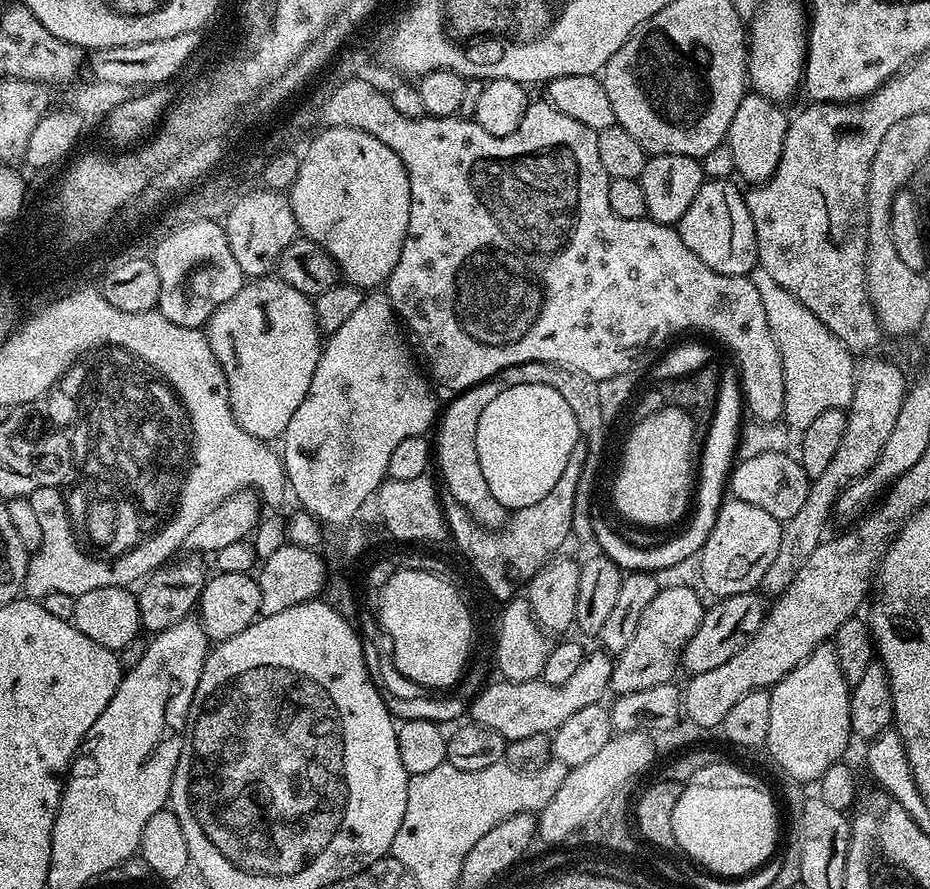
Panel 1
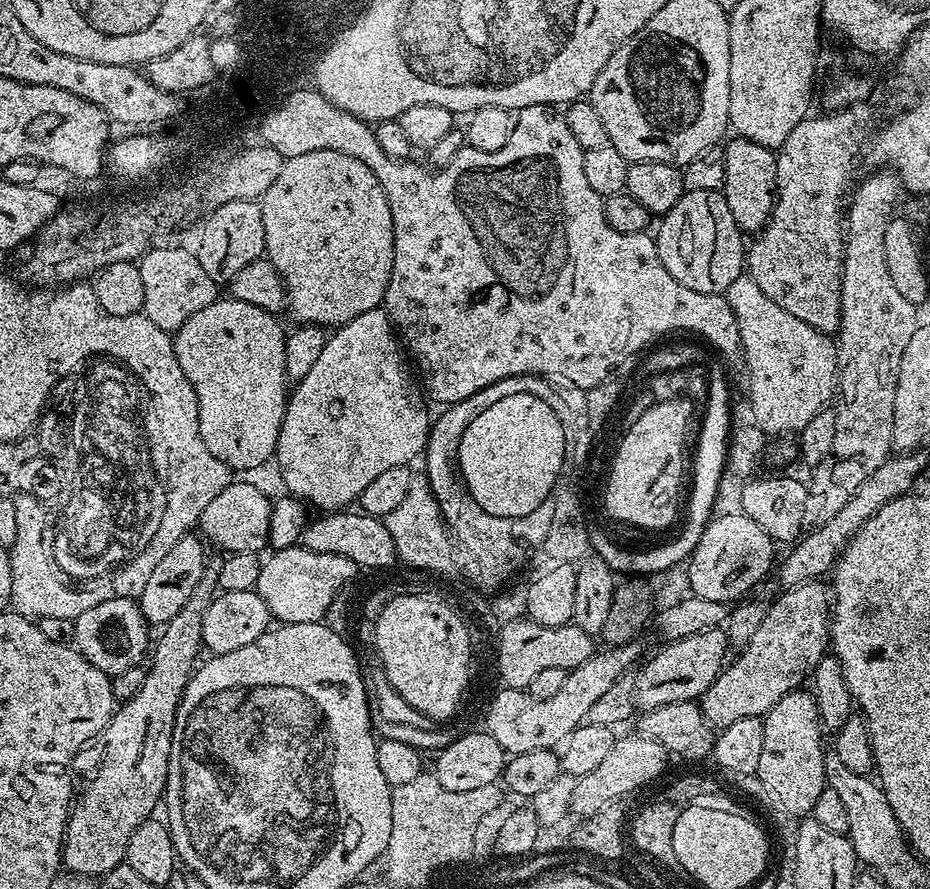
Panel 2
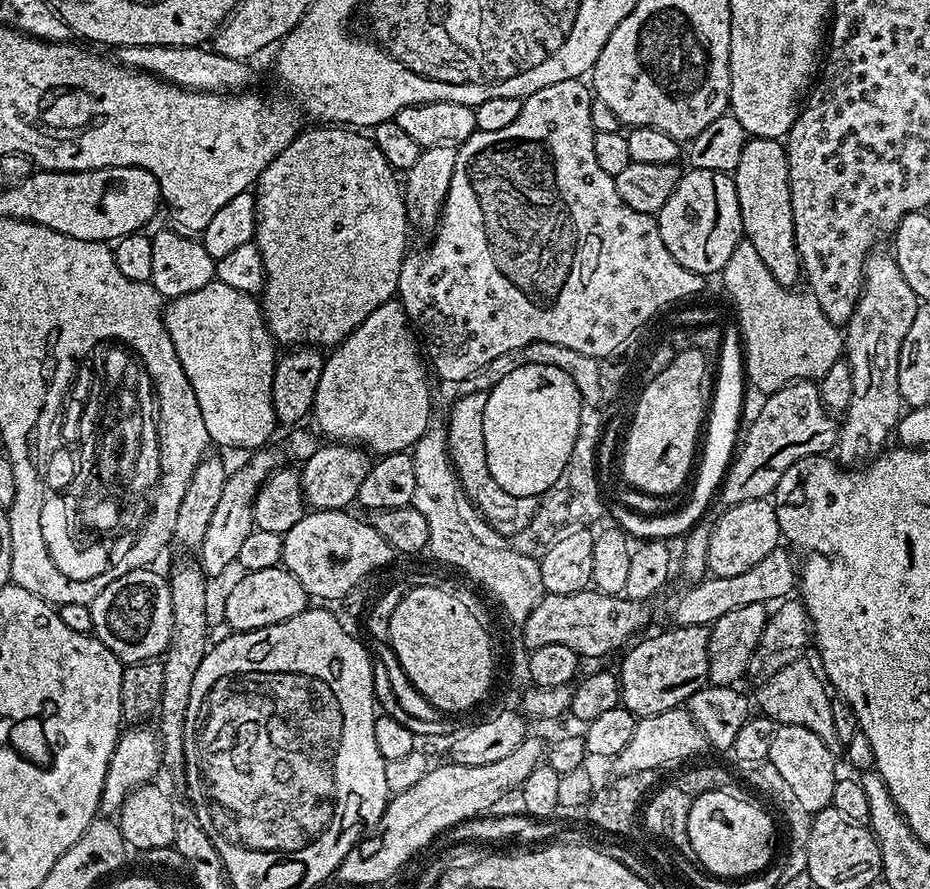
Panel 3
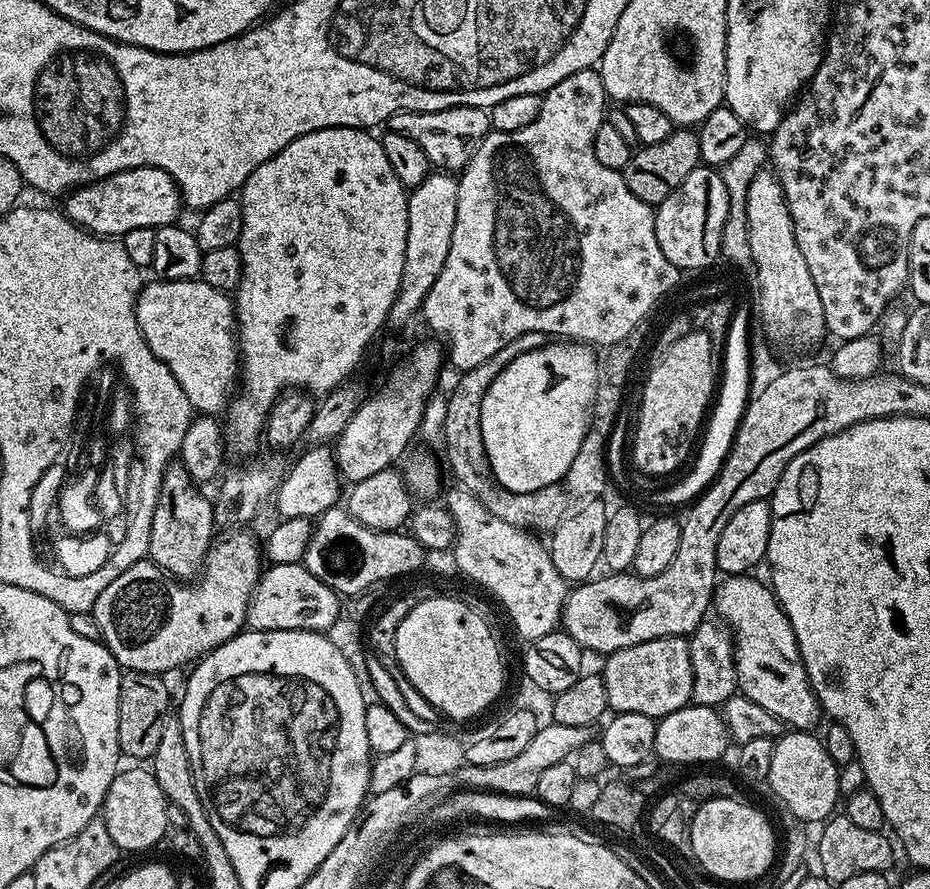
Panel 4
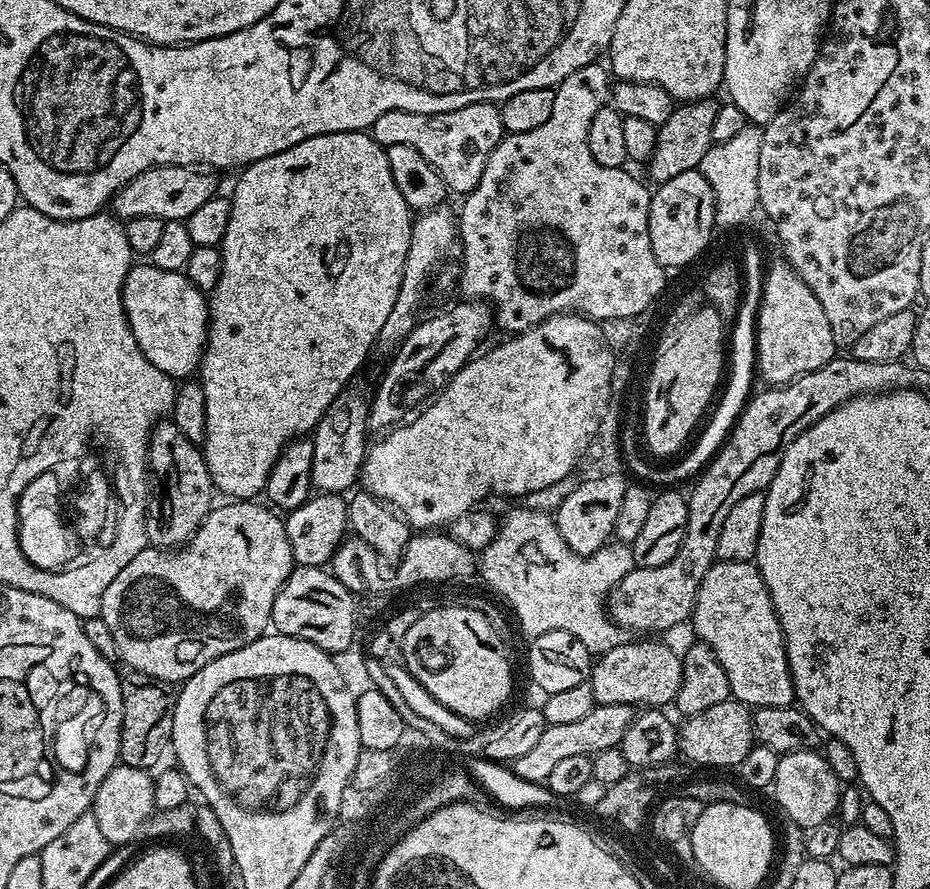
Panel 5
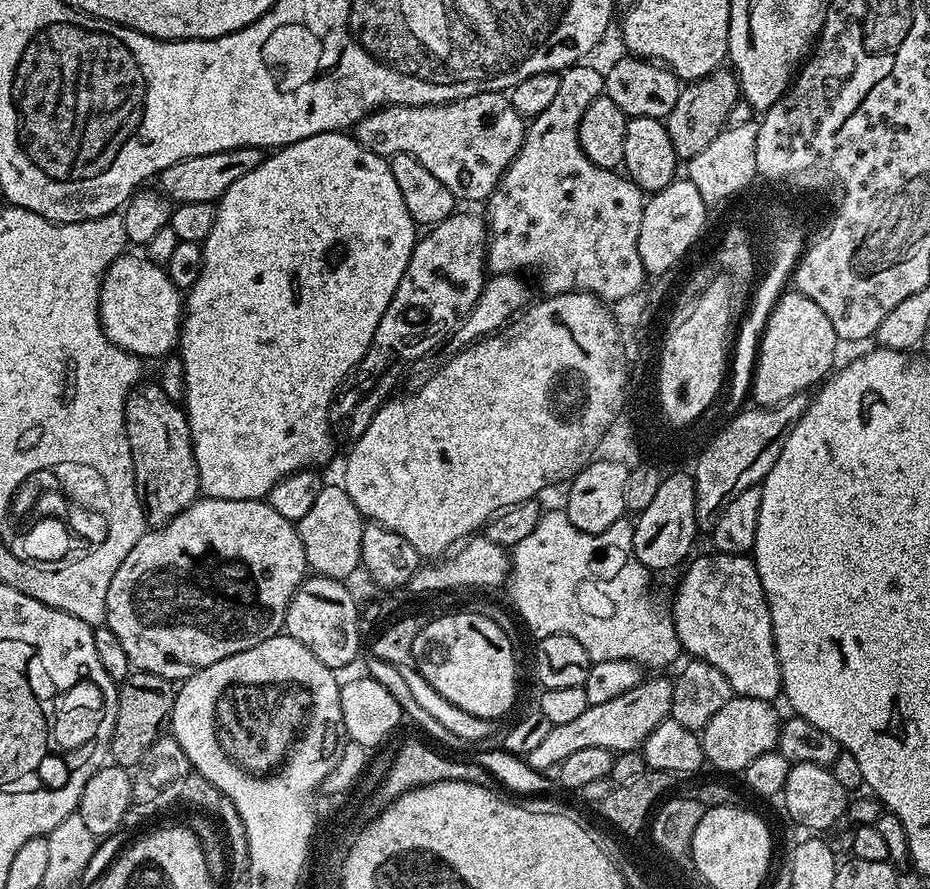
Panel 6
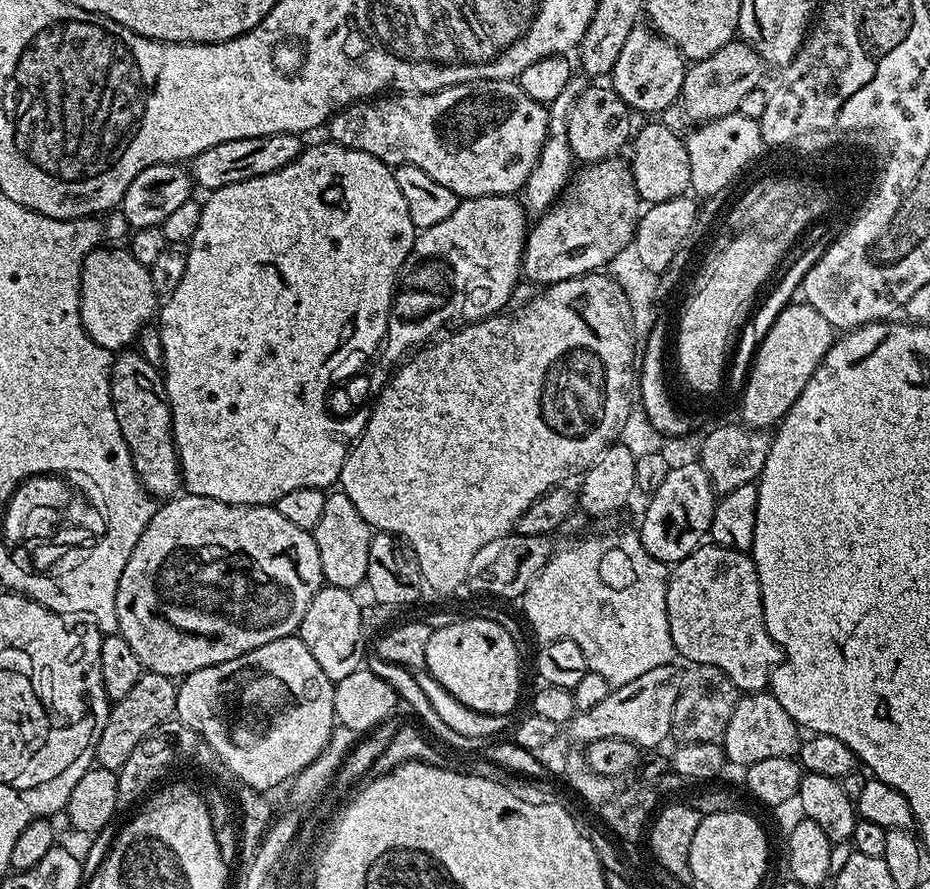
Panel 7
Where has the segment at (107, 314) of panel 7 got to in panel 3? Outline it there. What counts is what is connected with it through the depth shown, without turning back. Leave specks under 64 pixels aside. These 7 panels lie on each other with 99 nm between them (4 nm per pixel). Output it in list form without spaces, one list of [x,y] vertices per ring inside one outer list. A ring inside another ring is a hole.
[[[213,278],[209,284],[202,286],[202,290],[171,297],[164,309],[164,325],[170,334],[170,342],[174,342],[174,350],[178,350],[178,362],[182,362],[186,378],[198,400],[211,443],[221,444],[224,448],[247,450],[265,447],[271,441],[268,439],[272,431],[278,428],[272,405],[272,379],[278,359],[278,345],[264,320],[261,301]]]

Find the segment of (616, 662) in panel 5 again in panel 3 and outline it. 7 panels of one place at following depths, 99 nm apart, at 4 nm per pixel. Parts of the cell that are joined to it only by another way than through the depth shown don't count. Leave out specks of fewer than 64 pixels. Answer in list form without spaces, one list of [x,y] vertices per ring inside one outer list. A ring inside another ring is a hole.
[[[705,625],[668,626],[657,636],[647,636],[640,638],[645,640],[637,639],[623,653],[624,661],[618,667],[620,703],[638,718],[687,705],[688,699],[708,684],[708,628]]]

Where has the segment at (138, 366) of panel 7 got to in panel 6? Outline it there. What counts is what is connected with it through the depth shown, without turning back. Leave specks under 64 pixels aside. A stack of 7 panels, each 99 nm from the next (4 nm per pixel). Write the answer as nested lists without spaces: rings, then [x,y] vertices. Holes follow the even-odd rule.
[[[141,382],[128,394],[124,425],[140,501],[144,504],[144,519],[152,528],[160,528],[182,514],[201,495],[200,471],[194,458],[187,415],[177,401],[160,389],[159,383]]]

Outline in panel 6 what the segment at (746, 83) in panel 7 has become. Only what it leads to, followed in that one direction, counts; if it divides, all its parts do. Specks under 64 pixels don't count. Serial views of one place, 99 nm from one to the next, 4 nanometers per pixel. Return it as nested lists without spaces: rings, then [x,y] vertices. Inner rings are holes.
[[[721,66],[701,80],[685,83],[678,94],[678,102],[674,102],[674,110],[666,117],[666,125],[671,142],[673,142],[681,161],[687,162],[694,158],[694,154],[702,154],[714,138],[729,123],[728,115],[732,112],[736,100],[741,99],[740,84],[736,81],[735,72]]]

